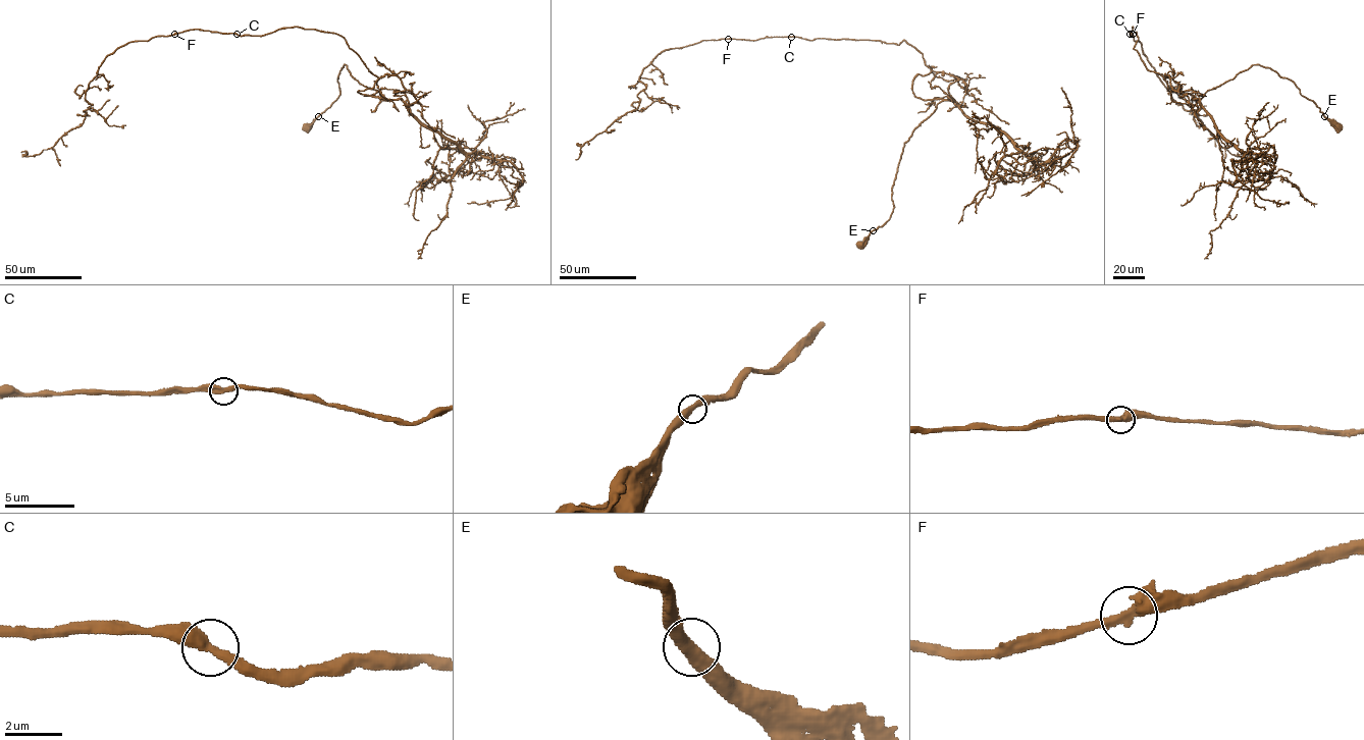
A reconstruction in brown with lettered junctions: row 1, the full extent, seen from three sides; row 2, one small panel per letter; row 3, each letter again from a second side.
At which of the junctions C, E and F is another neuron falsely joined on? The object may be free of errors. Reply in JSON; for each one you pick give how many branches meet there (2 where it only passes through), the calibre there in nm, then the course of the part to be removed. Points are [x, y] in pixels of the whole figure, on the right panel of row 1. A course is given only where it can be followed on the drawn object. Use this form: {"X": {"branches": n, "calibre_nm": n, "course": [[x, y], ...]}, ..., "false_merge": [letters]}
{"false_merge": []}

